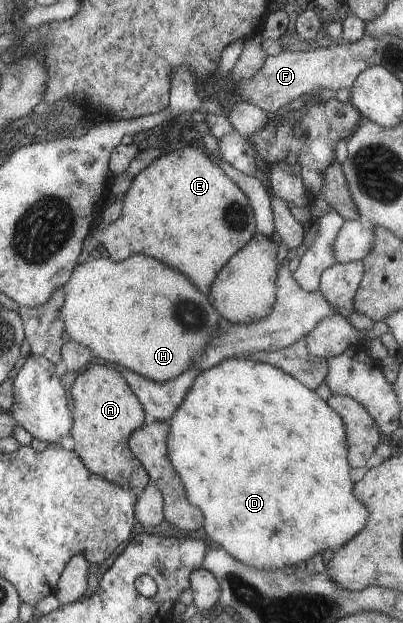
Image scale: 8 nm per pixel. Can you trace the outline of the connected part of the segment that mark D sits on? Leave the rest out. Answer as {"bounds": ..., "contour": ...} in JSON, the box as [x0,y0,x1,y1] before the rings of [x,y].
{"bounds":[165,358,368,570],"contour":[[[226,358],[207,370],[201,370],[194,377],[191,386],[184,394],[183,400],[176,406],[171,418],[165,422],[169,427],[166,436],[166,455],[182,481],[187,501],[192,507],[198,508],[202,516],[205,517],[203,528],[209,539],[217,543],[217,546],[219,545],[235,560],[265,570],[295,565],[303,566],[303,561],[312,555],[321,553],[327,547],[335,549],[335,545],[345,543],[361,527],[365,526],[368,515],[366,508],[362,503],[357,503],[355,497],[351,495],[351,483],[349,483],[349,475],[347,475],[349,473],[349,461],[346,459],[345,425],[342,423],[341,417],[313,390],[295,380],[293,376],[283,372],[281,368],[275,368],[247,358]]]}

